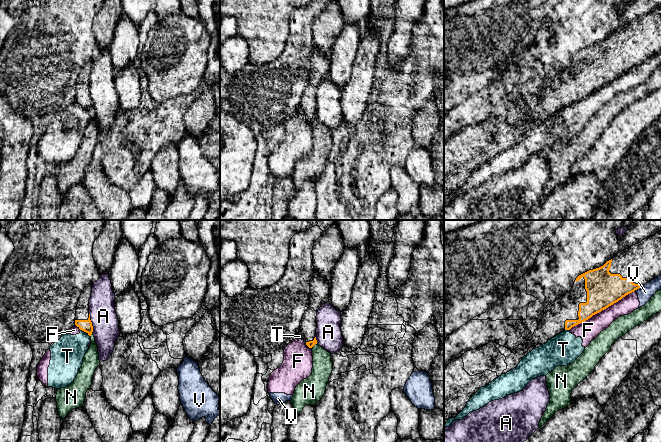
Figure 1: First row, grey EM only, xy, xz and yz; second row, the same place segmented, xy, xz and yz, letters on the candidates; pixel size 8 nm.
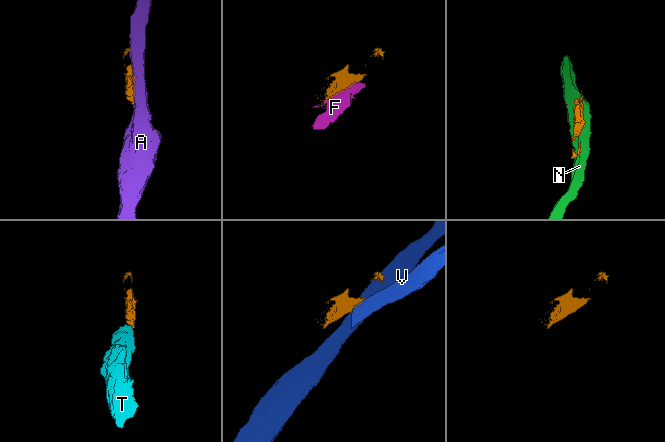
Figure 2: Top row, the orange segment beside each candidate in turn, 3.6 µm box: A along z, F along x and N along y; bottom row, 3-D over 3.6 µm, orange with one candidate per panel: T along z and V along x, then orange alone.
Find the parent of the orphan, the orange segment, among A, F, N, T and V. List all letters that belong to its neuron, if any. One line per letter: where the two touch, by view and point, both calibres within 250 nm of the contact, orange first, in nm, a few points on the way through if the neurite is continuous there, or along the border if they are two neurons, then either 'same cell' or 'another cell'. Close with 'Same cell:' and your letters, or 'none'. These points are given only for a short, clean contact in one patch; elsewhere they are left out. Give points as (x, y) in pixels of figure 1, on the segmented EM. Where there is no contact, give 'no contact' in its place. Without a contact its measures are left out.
A: meets orange in xy at (91, 322); 100 nm thick on the orange side, 220 nm on the other; another cell
F: meets orange in yz at (601, 310); 280 nm thick on the orange side, 160 nm on the other; another cell
N: meets orange in xz at (313, 345); 60 nm thick on the orange side, 160 nm on the other; another cell
T: meets orange in xy at (83, 330); 100 nm thick on the orange side, 260 nm on the other; border along xy (81, 329), (84, 332); another cell
V: meets orange in yz at (637, 288); 260 nm thick on the orange side, 120 nm on the other; border along yz (641, 286), (633, 291); another cell
Same cell: none

